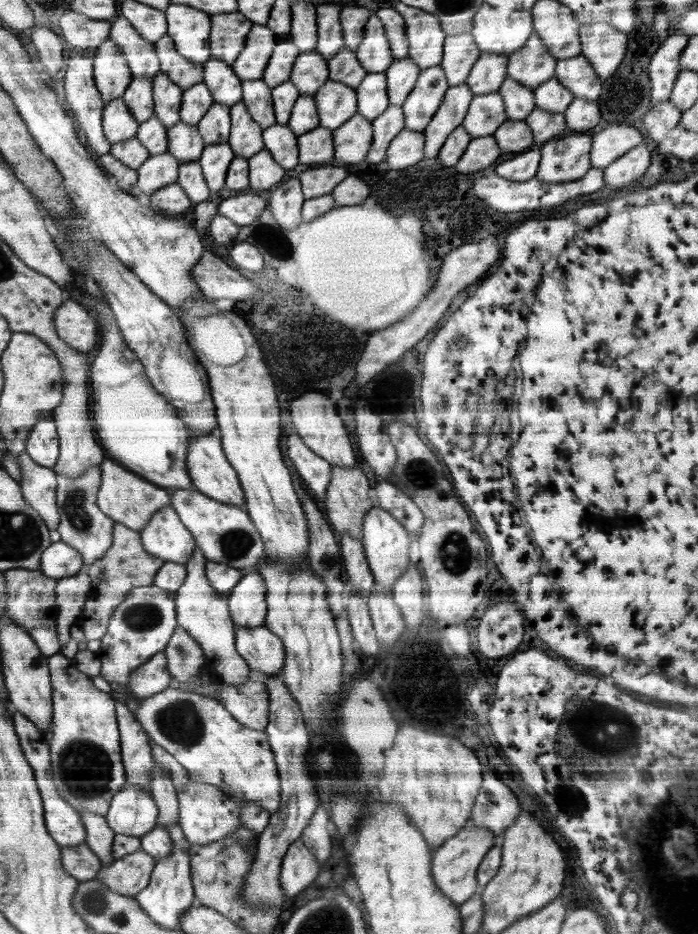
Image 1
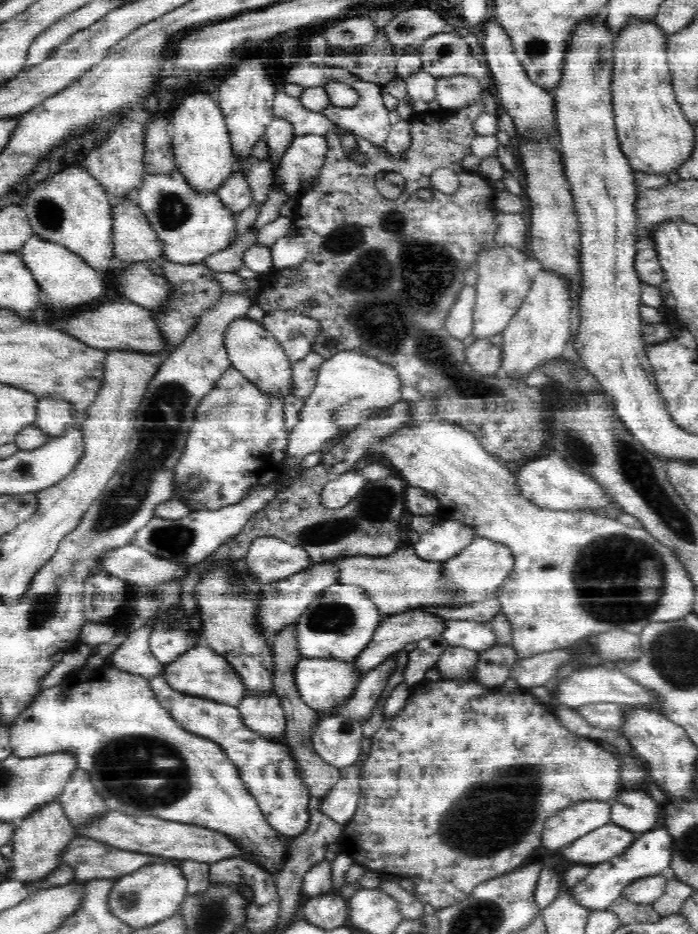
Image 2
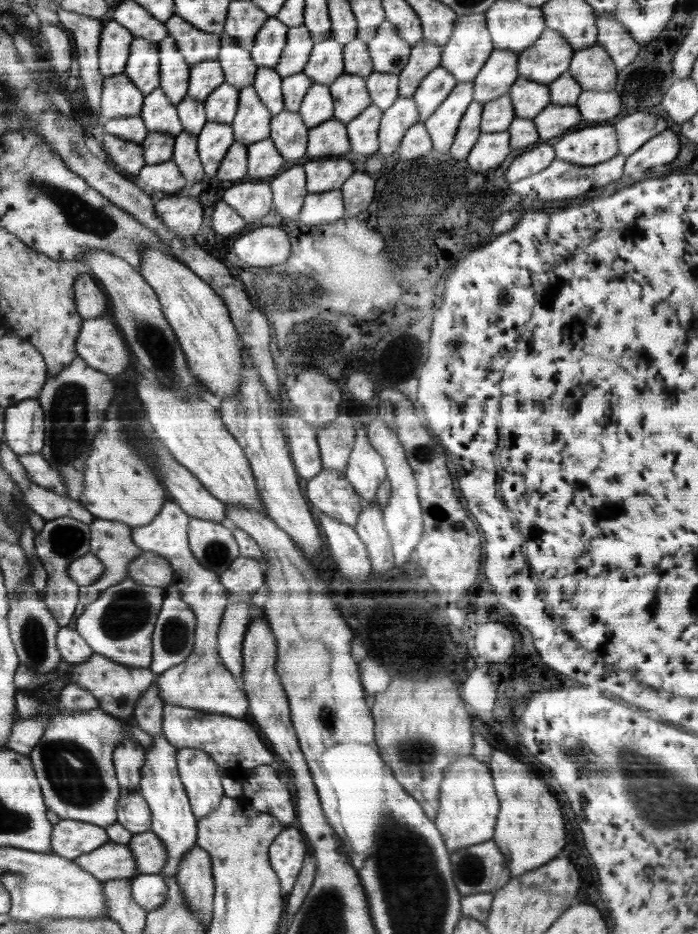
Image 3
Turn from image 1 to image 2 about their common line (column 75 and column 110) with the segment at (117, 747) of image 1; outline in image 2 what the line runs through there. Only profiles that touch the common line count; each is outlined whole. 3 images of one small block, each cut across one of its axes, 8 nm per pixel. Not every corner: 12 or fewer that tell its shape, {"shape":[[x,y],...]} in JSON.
{"shape":[[149,676],[41,691],[13,756],[74,753],[108,809],[220,832],[268,874],[288,841]]}

